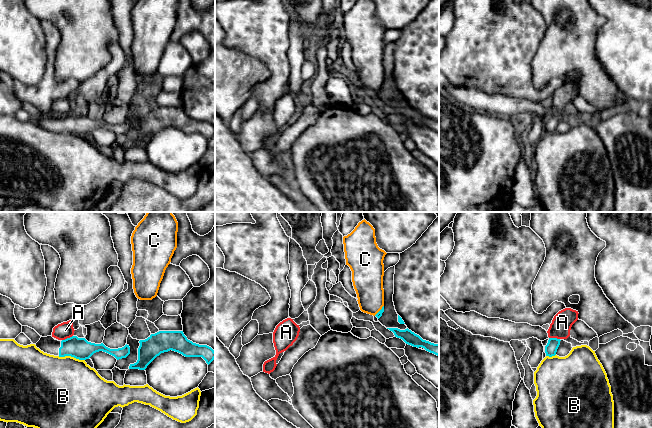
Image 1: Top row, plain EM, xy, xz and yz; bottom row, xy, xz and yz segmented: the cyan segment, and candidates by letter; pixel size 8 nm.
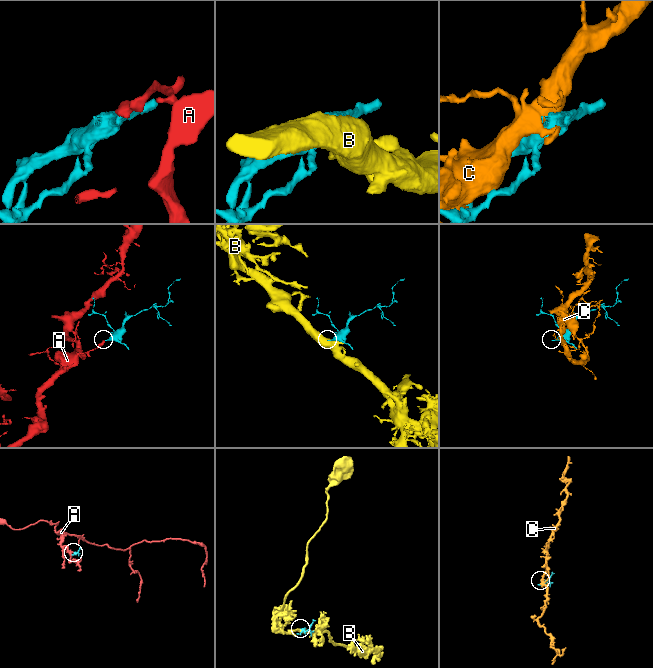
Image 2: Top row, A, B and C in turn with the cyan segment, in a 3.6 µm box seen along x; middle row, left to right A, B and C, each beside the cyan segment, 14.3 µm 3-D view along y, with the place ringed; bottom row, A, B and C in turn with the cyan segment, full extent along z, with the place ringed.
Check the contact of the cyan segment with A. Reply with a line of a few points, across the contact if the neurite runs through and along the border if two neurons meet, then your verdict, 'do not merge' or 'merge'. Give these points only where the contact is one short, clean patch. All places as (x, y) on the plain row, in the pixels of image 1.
line xy (72, 111), (62, 116); do not merge

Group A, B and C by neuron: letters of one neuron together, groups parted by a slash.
A / B / C

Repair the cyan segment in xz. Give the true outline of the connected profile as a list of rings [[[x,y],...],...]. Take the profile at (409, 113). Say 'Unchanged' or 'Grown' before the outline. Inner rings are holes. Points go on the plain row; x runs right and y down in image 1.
Unchanged. [[[387,104],[392,107],[395,113],[402,115],[406,120],[413,123],[422,123],[426,127],[439,132],[439,120],[434,120],[429,117],[423,116],[419,111],[415,110],[408,104],[400,106],[398,104]]]

